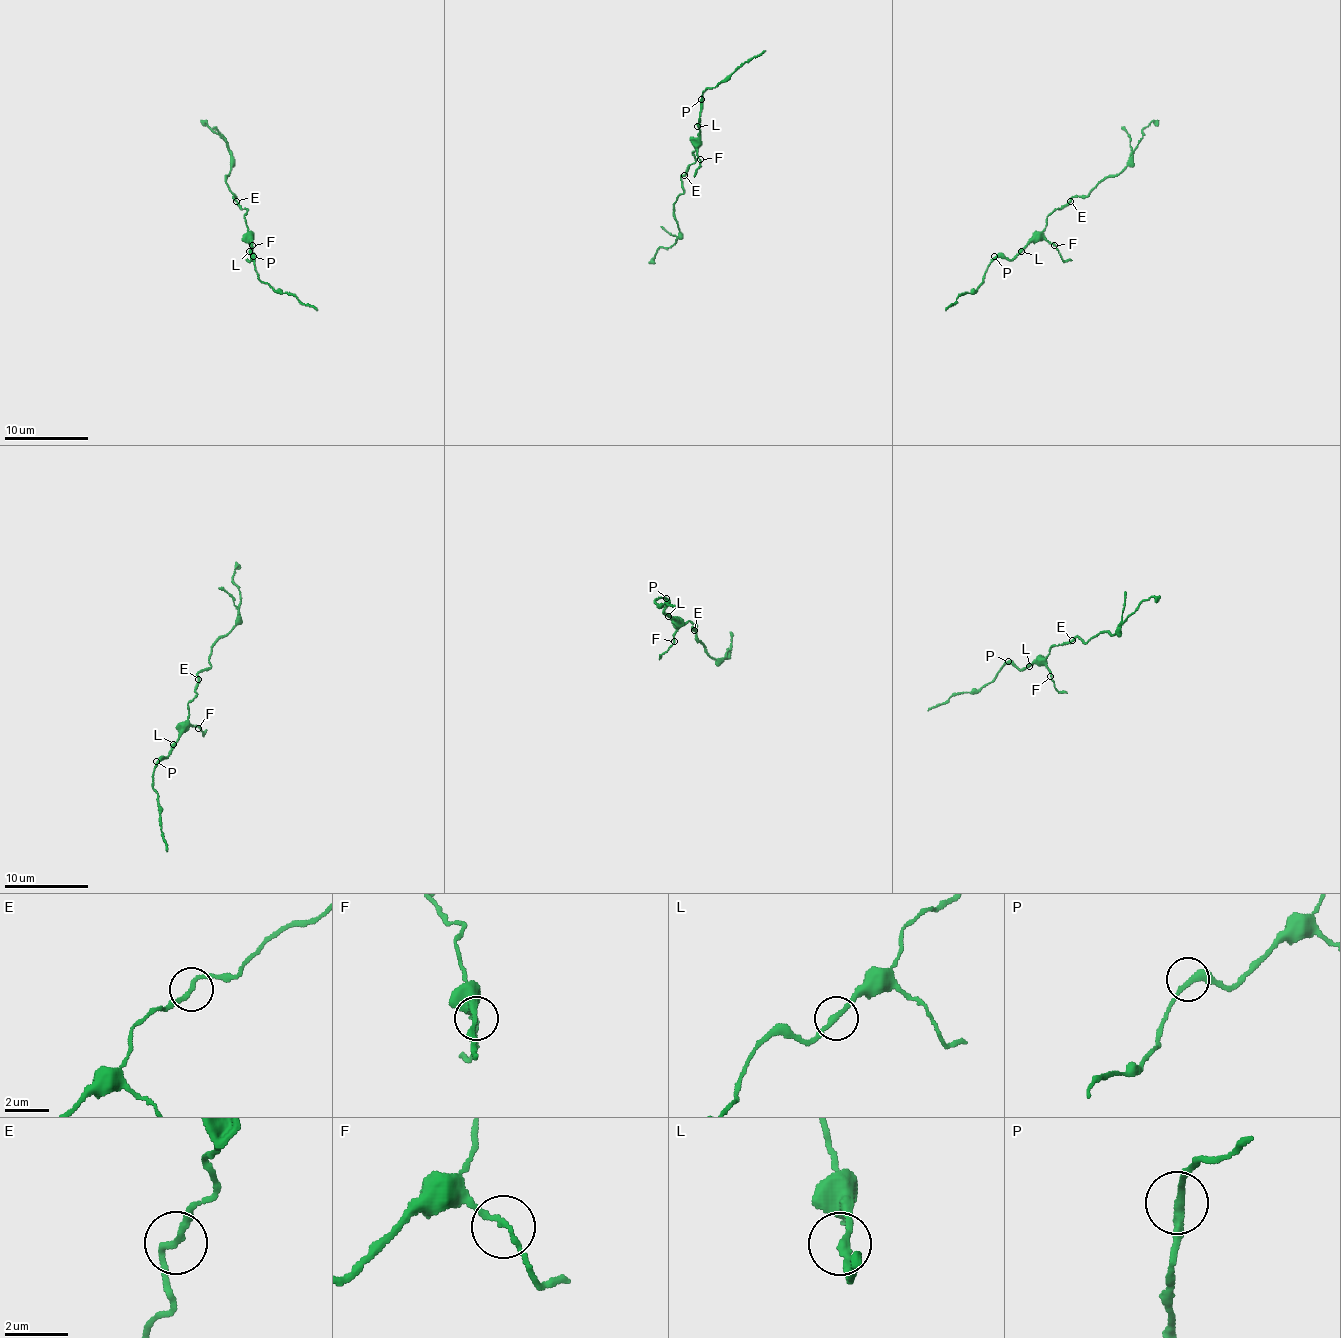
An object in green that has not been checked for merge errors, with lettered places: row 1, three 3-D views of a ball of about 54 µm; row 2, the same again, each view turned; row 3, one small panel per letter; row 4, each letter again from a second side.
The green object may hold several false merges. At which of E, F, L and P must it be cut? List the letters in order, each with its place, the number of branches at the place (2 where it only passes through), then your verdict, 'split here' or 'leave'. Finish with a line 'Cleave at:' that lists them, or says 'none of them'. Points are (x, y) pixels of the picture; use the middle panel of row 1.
E: (684, 175) | 2 | split here
F: (700, 159) | 2 | leave
L: (697, 126) | 2 | leave
P: (701, 99) | 2 | leave
Cleave at: E

